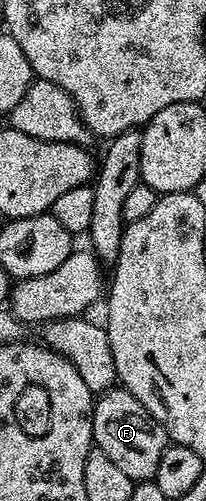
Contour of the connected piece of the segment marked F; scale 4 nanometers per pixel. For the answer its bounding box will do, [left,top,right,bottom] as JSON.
[92,388,170,483]

